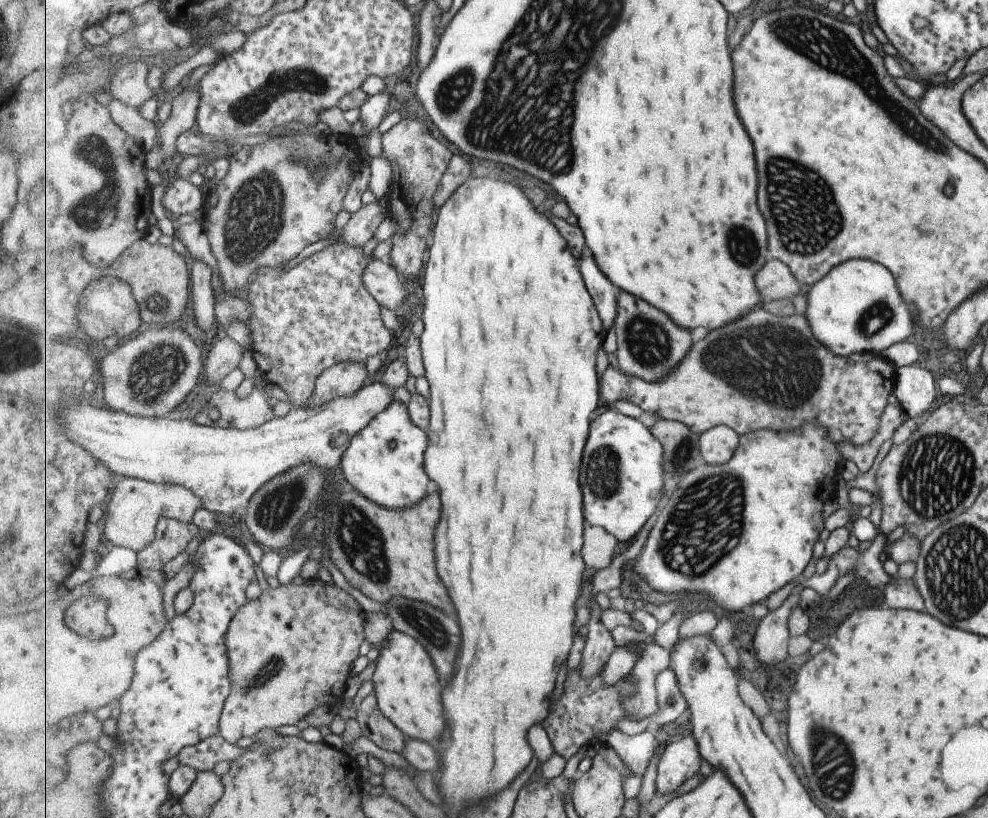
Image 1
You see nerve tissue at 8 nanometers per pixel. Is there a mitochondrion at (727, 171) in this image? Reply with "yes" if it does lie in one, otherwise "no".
no

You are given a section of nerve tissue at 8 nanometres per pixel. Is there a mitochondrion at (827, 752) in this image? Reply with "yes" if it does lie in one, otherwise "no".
yes

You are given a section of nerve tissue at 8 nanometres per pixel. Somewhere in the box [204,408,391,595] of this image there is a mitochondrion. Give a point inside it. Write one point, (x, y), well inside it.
(278, 509)

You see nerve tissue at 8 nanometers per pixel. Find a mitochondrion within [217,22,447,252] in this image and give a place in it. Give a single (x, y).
(247, 108)

